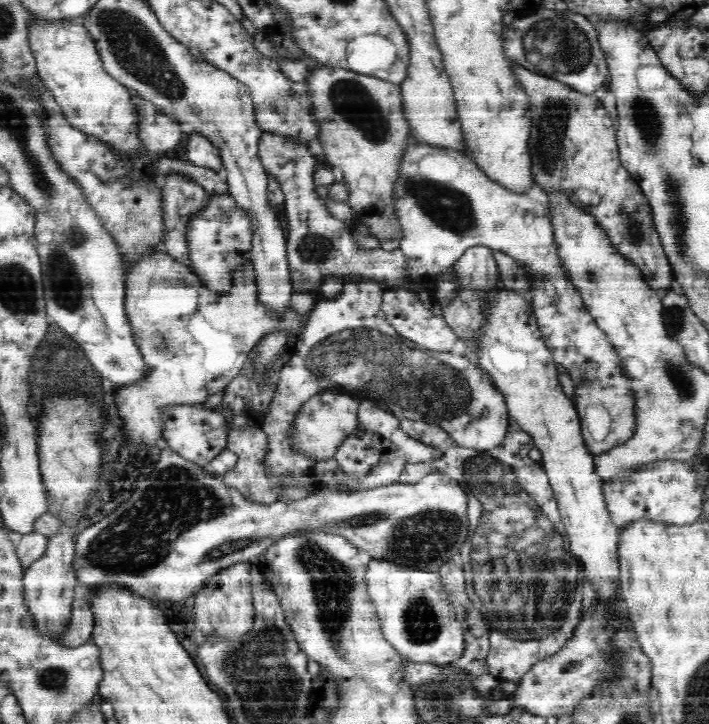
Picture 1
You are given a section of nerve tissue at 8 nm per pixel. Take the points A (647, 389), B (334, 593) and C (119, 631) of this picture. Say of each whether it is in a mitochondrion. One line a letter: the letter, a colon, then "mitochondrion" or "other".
A: mitochondrion
B: mitochondrion
C: other

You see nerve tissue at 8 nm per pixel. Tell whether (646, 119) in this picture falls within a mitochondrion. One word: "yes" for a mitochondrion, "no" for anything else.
yes

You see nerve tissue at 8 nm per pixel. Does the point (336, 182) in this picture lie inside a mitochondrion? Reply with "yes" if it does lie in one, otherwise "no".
no

